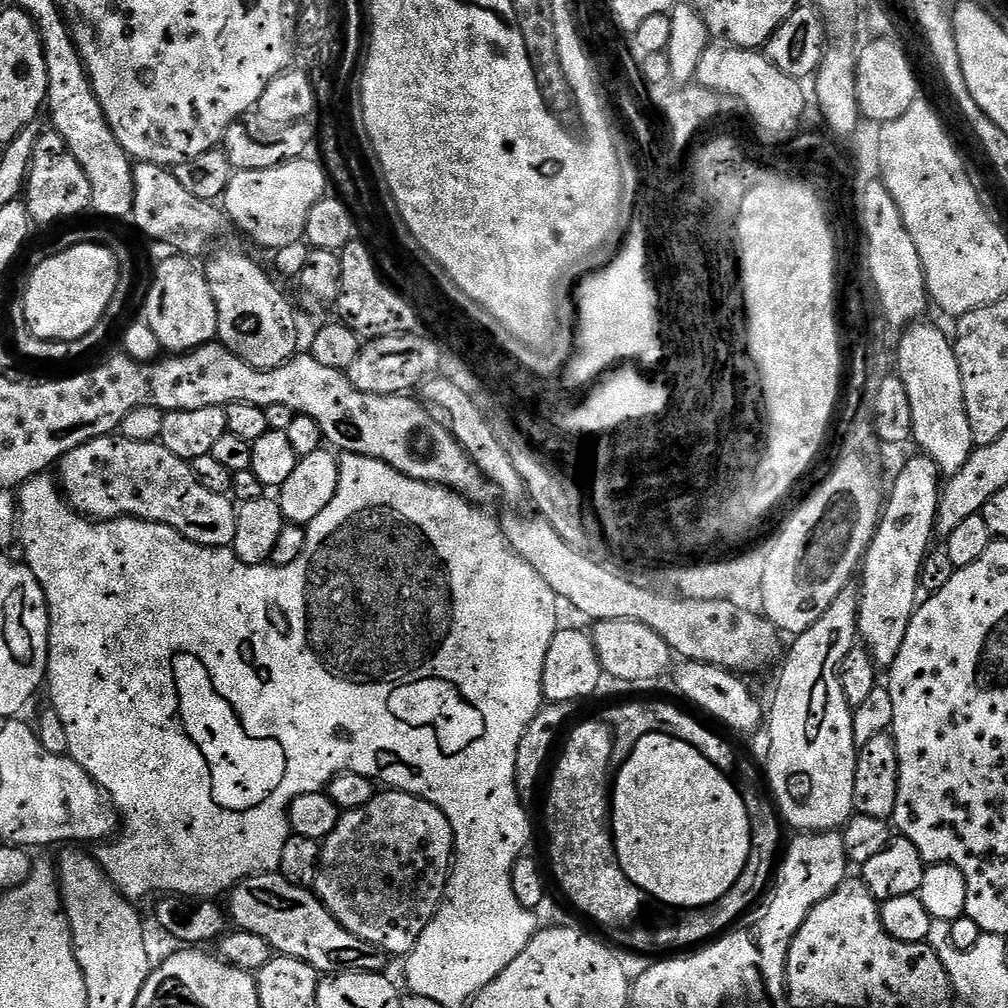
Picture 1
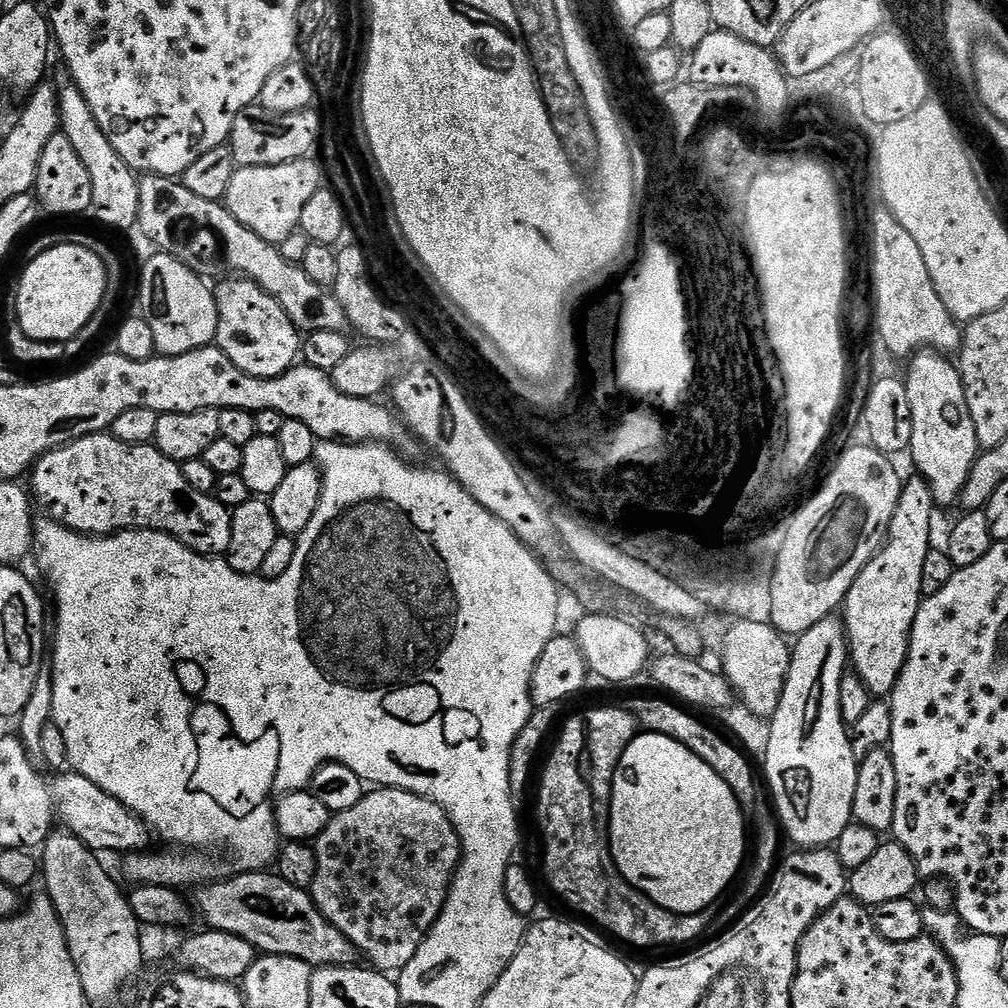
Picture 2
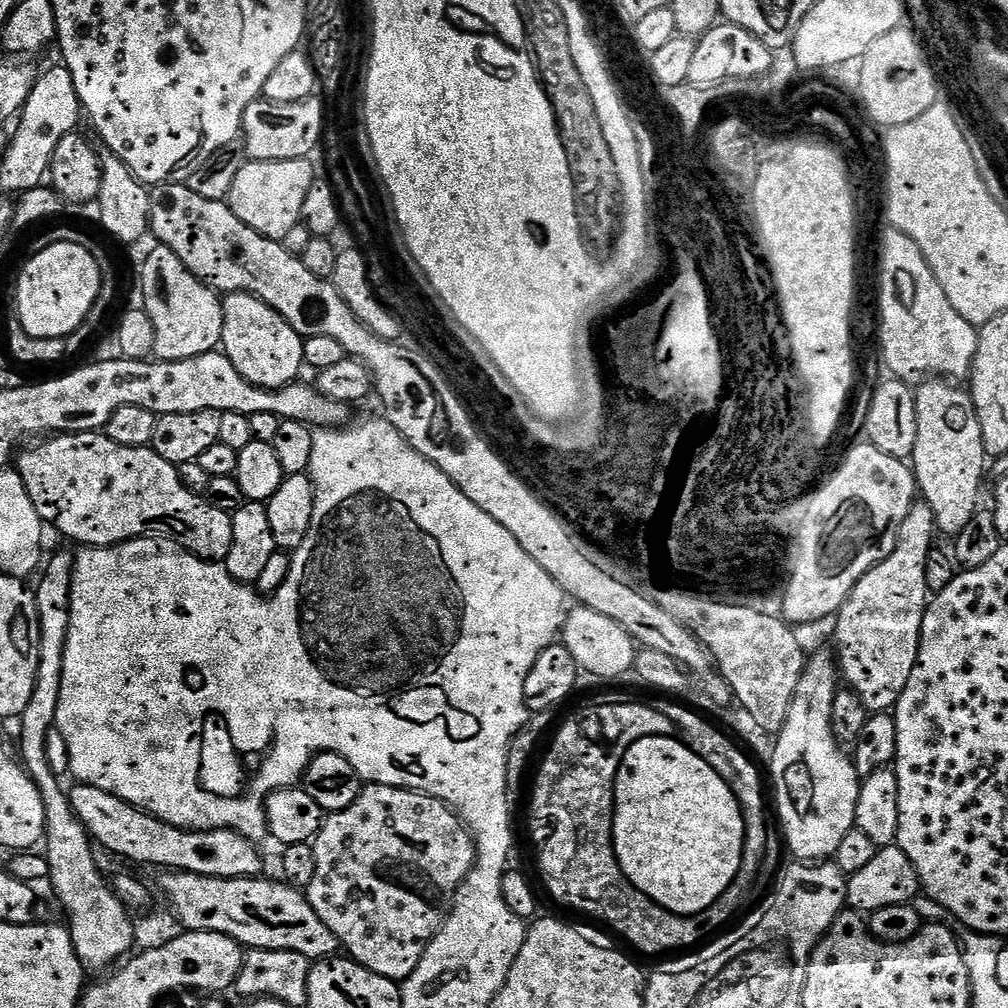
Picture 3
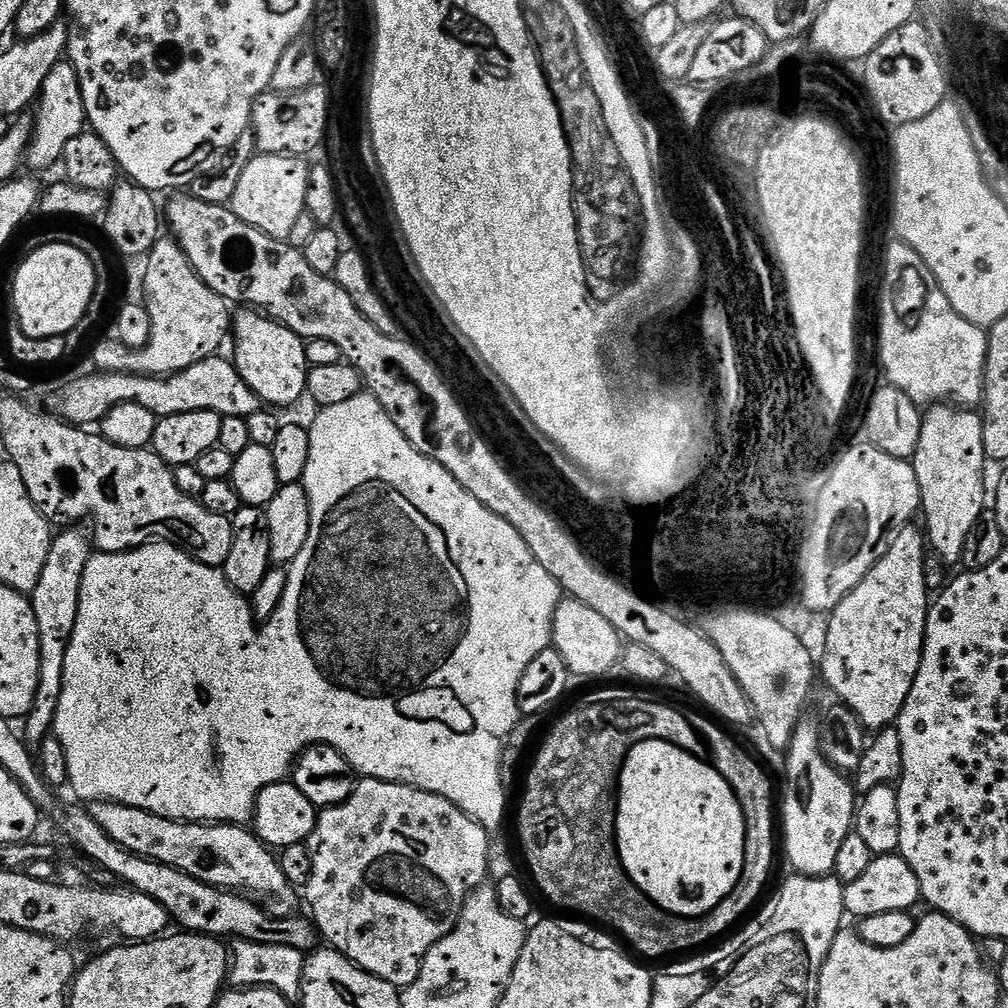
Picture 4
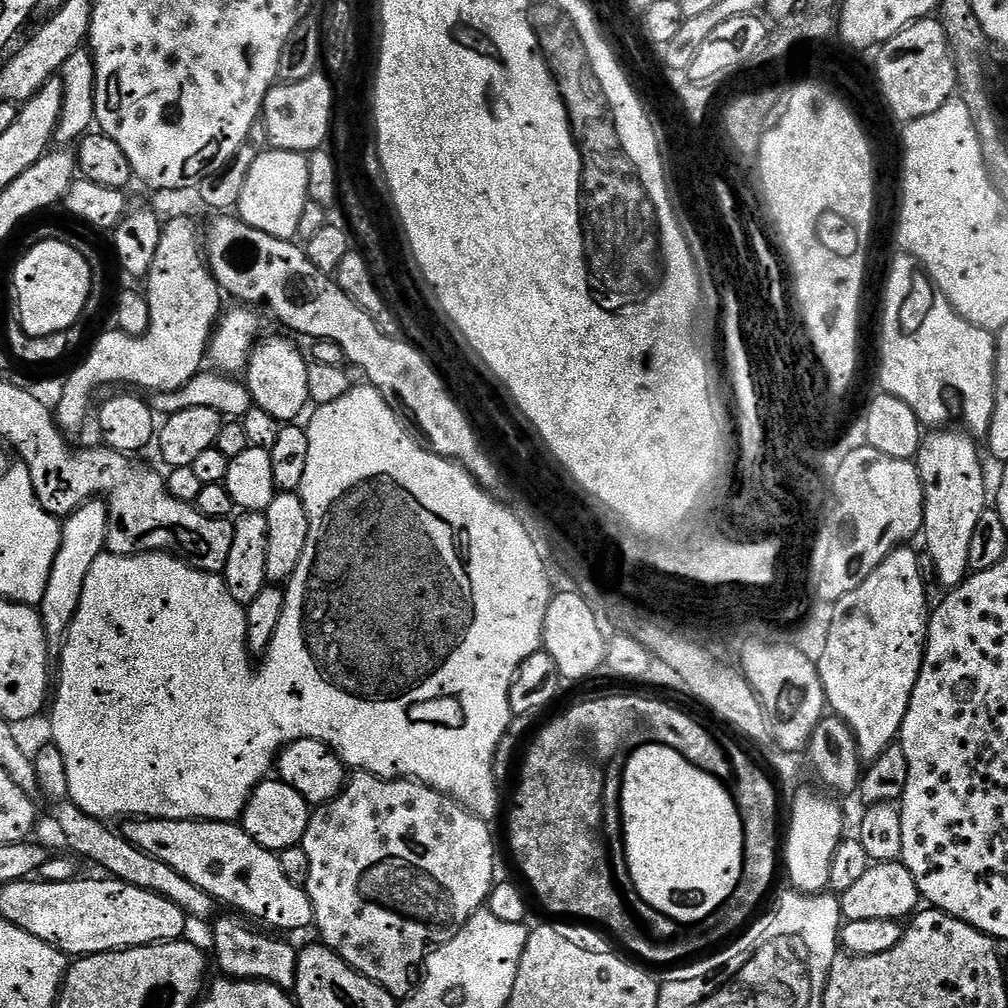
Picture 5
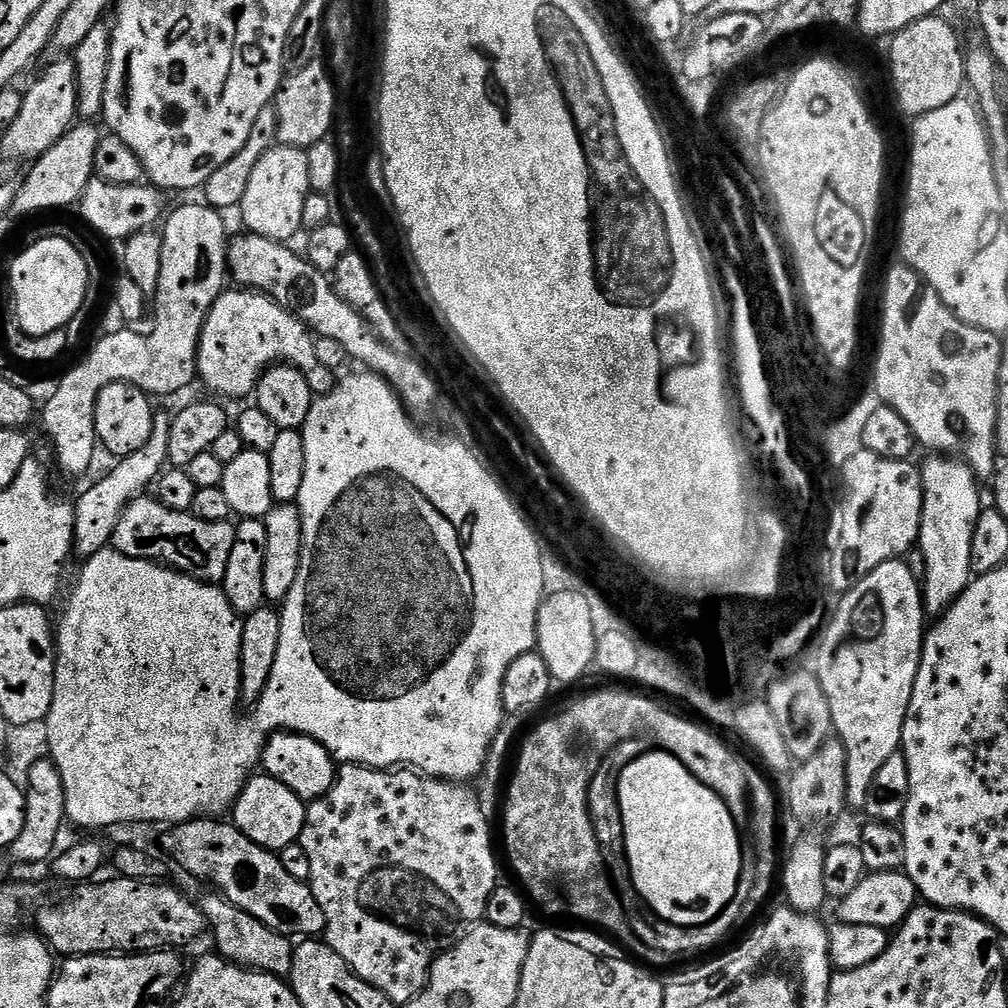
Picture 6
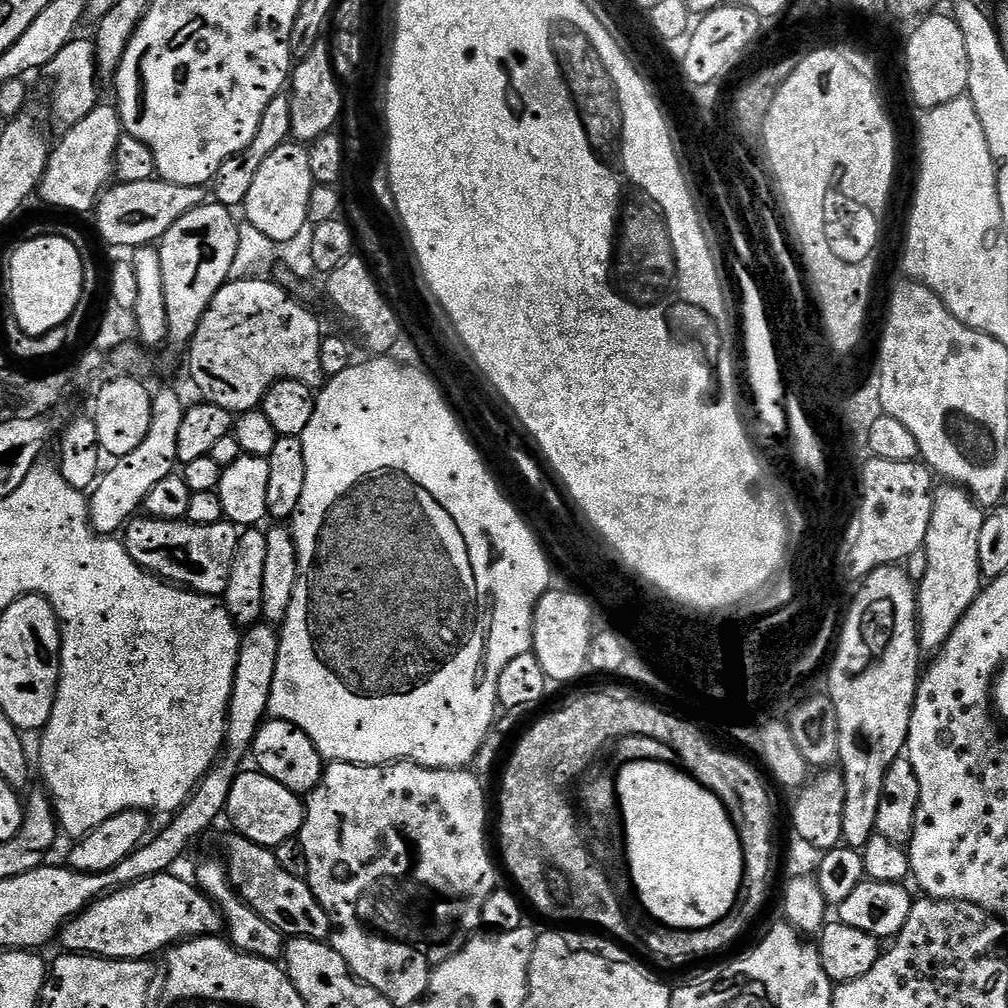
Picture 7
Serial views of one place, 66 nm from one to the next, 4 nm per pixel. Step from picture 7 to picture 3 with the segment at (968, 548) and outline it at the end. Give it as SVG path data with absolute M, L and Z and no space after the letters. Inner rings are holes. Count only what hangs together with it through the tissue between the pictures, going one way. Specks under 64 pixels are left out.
M930 378L921 384L924 385L915 389L918 442L914 442L910 467L916 473L916 486L923 503L928 504L930 510L934 510L937 529L941 533L945 532L948 538L954 538L962 530L962 526L970 522L970 518L977 512L981 503L980 483L984 480L984 463L986 463L982 446L982 426L978 426L978 414L974 410L974 402L965 389L963 392L960 386L944 378Z

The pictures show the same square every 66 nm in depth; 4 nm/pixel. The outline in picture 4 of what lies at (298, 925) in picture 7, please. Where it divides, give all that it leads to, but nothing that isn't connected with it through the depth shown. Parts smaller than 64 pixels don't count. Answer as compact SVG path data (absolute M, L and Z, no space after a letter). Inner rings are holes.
M103 799L90 808L93 818L118 842L120 848L147 860L174 866L215 888L247 894L262 905L271 916L291 916L297 911L297 889L286 882L277 853L260 841L255 831L234 824L185 822L162 818L141 808L115 804Z

